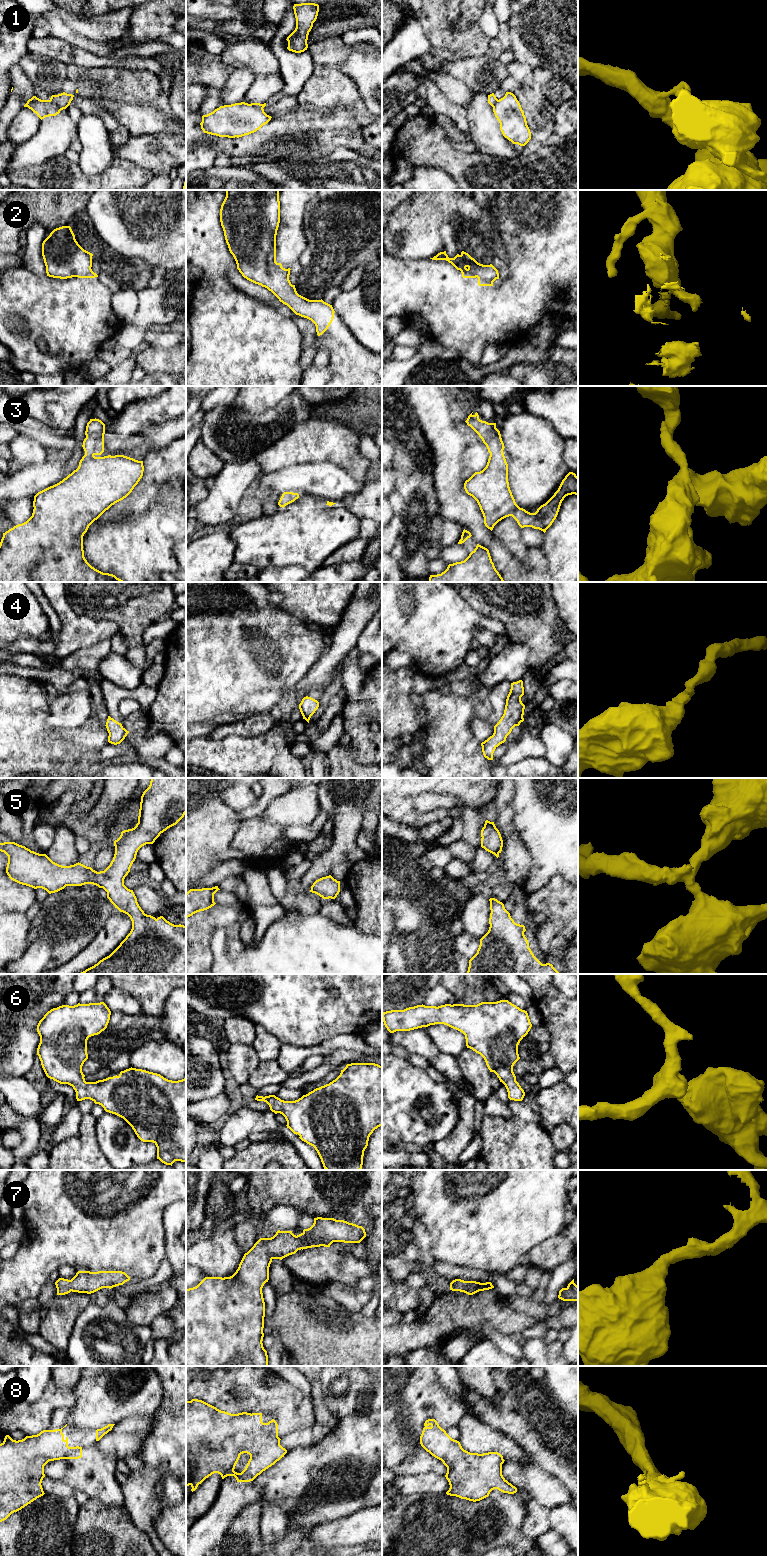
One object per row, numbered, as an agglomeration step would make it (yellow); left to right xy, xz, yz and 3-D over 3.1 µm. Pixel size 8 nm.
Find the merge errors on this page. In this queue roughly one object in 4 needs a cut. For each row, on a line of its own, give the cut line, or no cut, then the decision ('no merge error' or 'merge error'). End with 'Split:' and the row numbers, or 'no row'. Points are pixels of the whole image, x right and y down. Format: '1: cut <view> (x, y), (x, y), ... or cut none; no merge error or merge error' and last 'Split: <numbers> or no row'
1: cut xy (50, 98), (66, 107); merge error
2: cut yz (433, 257), (463, 260), (461, 267), (476, 276); merge error
3: cut none; no merge error
4: cut none; no merge error
5: cut none; no merge error
6: cut none; no merge error
7: cut none; no merge error
8: cut none; no merge error
Split: 1, 2

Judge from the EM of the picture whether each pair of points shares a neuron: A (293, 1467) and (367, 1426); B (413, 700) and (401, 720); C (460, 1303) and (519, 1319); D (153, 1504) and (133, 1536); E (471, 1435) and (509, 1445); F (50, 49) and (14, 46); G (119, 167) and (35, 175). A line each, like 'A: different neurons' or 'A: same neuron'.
A: same neuron
B: same neuron
C: same neuron
D: different neurons
E: same neuron
F: different neurons
G: same neuron

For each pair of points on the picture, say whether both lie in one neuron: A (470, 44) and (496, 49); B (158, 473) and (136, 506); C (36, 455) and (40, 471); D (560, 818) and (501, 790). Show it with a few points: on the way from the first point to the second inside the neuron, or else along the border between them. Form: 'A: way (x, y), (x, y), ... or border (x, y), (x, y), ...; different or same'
A: border (490, 39), (488, 50), (485, 54); different
B: way (151, 480), (141, 498); same
C: border (45, 461), (39, 464), (27, 465), (24, 468); different
D: border (515, 788), (512, 819); different

